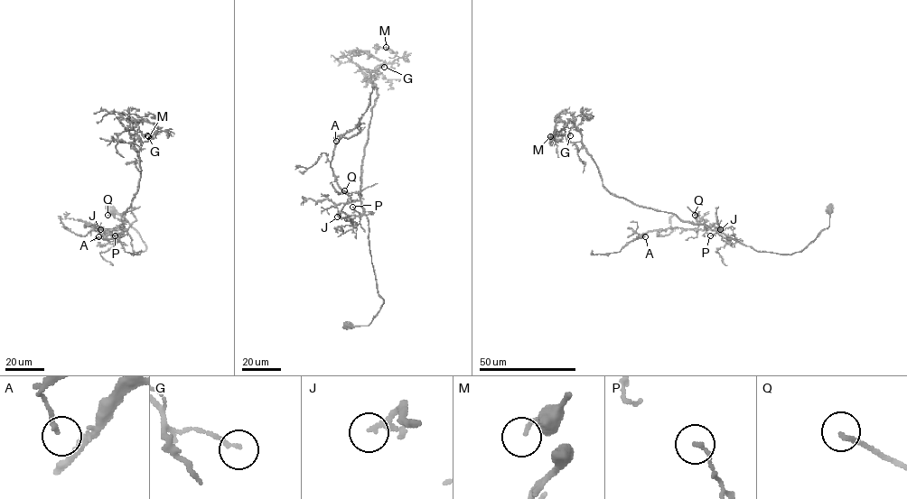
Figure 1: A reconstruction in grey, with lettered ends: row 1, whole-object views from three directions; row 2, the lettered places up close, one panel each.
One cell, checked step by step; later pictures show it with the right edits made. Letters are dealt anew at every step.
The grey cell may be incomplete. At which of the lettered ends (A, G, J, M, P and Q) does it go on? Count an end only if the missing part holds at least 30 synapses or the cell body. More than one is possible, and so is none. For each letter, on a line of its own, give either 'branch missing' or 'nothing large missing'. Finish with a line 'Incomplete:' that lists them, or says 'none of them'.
A: nothing large missing
G: nothing large missing
J: nothing large missing
M: nothing large missing
P: nothing large missing
Q: nothing large missing
Incomplete: none of them

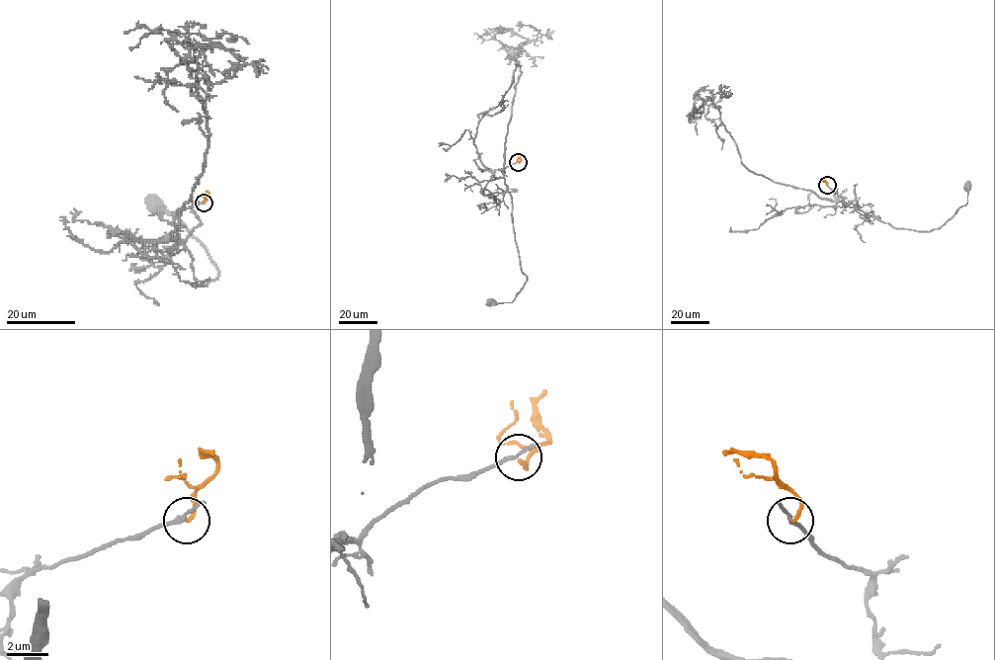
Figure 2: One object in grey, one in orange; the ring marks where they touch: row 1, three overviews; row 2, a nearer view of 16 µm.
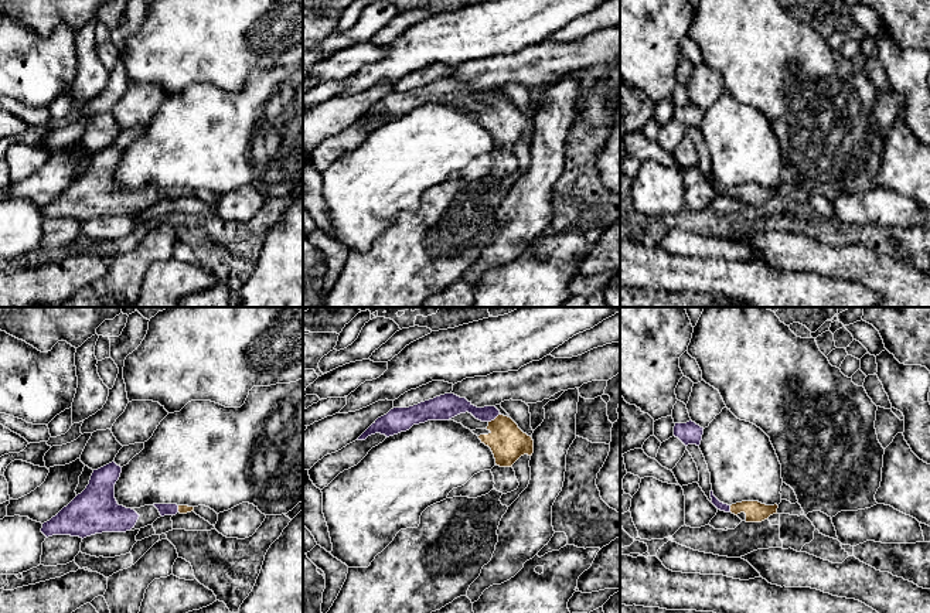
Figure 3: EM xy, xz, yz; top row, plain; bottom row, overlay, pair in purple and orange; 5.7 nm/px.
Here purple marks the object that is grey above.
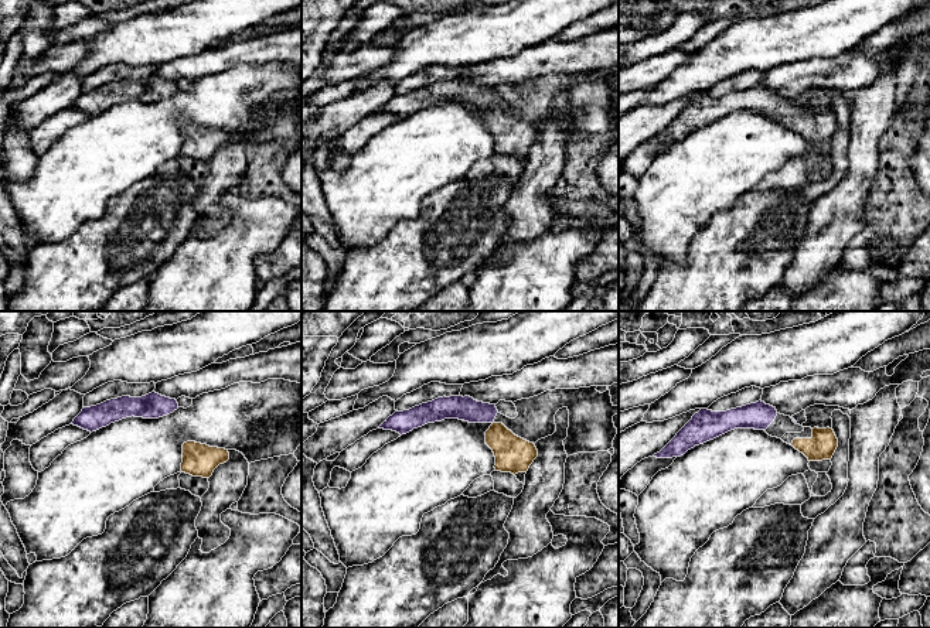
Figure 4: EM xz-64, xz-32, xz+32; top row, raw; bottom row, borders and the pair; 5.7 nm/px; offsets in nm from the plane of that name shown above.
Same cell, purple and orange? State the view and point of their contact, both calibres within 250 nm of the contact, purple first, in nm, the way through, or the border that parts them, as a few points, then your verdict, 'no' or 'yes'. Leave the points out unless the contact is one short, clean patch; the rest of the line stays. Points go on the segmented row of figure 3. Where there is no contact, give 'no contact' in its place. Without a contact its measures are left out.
meets purple in xz at (494, 418); 120 nm thick on the purple side, 200 nm on the other; runs through xz (453, 405), (464, 405), (494, 418), (504, 431), (507, 442); yes

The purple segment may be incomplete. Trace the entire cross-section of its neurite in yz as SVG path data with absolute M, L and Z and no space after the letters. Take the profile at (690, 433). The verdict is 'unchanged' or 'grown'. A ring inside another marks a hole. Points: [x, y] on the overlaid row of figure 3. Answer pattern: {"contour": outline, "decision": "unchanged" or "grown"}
{"contour": "M689 420L687 423L675 423L674 436L678 437L685 446L701 445L704 428Z", "decision": "unchanged"}

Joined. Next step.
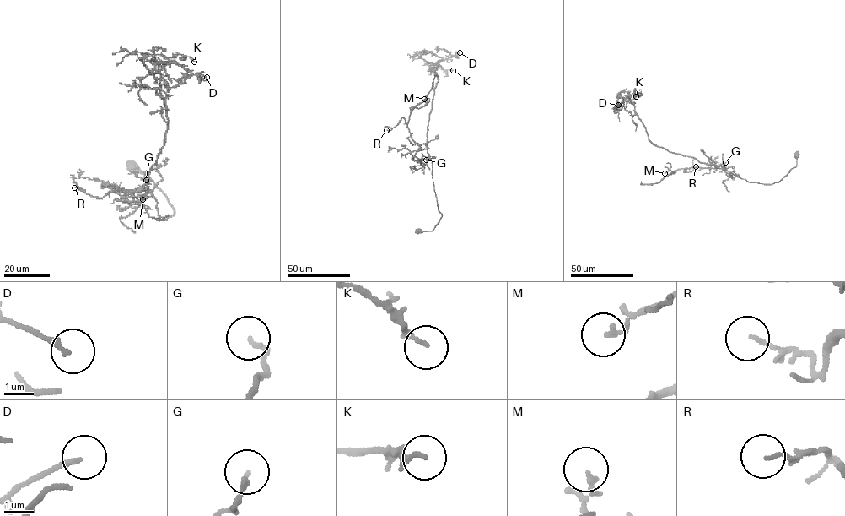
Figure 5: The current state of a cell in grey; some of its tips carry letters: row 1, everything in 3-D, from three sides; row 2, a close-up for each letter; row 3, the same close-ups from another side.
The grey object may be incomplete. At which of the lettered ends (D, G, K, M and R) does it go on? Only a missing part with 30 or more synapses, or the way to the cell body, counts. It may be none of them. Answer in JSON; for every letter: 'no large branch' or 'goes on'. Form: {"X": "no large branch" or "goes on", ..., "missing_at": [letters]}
{"D": "goes on", "G": "no large branch", "K": "no large branch", "M": "no large branch", "R": "no large branch", "missing_at": ["D"]}

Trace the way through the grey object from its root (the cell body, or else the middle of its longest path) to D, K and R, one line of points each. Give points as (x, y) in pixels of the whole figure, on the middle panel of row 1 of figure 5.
D: (418, 231), (432, 231), (442, 216), (426, 149), (429, 115), (438, 80), (433, 66), (460, 52)
K: (418, 231), (432, 231), (442, 216), (426, 149), (438, 80), (433, 66), (438, 63), (453, 70)
R: (418, 231), (432, 231), (442, 216), (432, 162), (427, 150), (412, 139), (403, 117), (386, 130)

